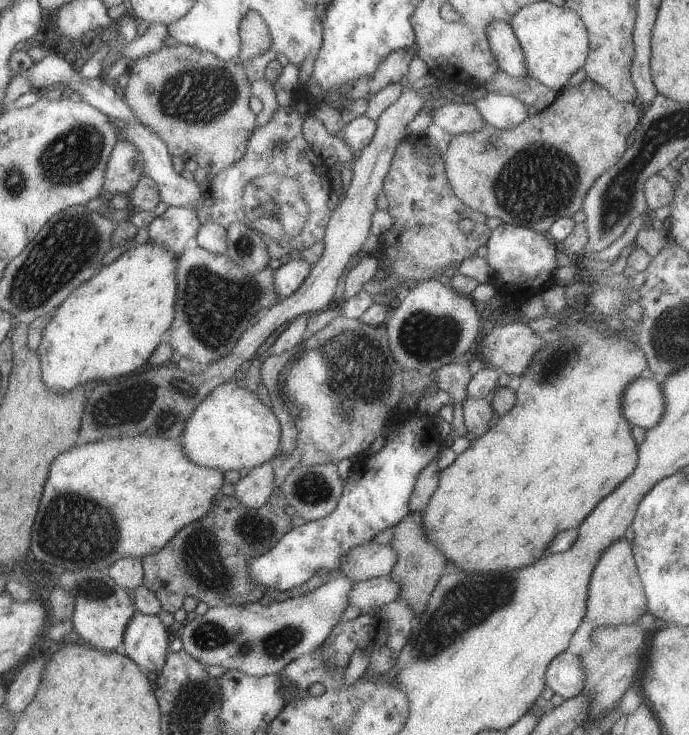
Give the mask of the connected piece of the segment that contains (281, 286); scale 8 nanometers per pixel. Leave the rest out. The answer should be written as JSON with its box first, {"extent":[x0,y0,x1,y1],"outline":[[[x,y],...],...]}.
{"extent":[273,259,310,299],"outline":[[[289,259],[285,264],[273,270],[273,288],[275,288],[277,298],[284,299],[293,294],[309,274],[309,269],[310,264],[303,259]]]}

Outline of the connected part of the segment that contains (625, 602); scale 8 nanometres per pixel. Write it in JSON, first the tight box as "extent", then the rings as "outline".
{"extent":[582,538,648,628],"outline":[[[621,538],[621,540],[613,542],[599,557],[589,580],[582,622],[589,621],[594,625],[594,628],[618,627],[619,625],[631,625],[645,612],[648,612],[631,546],[632,543]]]}

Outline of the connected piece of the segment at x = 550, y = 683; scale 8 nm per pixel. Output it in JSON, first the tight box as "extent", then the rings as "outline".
{"extent":[545,650,585,701],"outline":[[[568,650],[557,654],[545,671],[545,686],[561,696],[563,701],[582,692],[583,680],[585,674],[581,660]]]}

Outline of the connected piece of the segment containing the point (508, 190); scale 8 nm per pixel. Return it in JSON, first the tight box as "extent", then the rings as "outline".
{"extent":[441,78,639,234],"outline":[[[586,78],[581,84],[570,85],[569,88],[563,88],[547,108],[540,110],[535,115],[528,116],[523,122],[520,122],[514,127],[499,130],[499,128],[493,128],[491,124],[484,123],[477,132],[463,132],[463,134],[452,135],[446,152],[441,156],[444,162],[446,177],[455,196],[457,196],[467,208],[471,208],[471,210],[480,212],[485,216],[497,216],[502,223],[530,228],[535,232],[545,234],[546,230],[555,220],[561,217],[571,217],[577,210],[581,210],[582,200],[585,194],[587,194],[588,188],[595,182],[595,178],[621,158],[621,155],[630,143],[630,135],[638,126],[639,114],[637,111],[633,102],[619,102],[619,100],[615,100],[605,88],[601,88],[598,84]]]}

